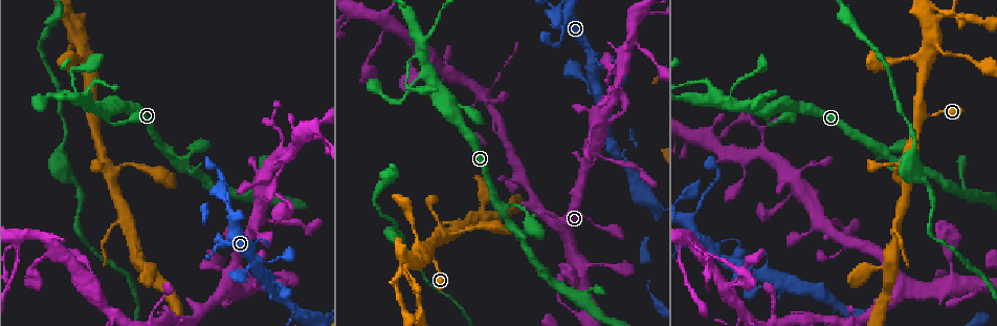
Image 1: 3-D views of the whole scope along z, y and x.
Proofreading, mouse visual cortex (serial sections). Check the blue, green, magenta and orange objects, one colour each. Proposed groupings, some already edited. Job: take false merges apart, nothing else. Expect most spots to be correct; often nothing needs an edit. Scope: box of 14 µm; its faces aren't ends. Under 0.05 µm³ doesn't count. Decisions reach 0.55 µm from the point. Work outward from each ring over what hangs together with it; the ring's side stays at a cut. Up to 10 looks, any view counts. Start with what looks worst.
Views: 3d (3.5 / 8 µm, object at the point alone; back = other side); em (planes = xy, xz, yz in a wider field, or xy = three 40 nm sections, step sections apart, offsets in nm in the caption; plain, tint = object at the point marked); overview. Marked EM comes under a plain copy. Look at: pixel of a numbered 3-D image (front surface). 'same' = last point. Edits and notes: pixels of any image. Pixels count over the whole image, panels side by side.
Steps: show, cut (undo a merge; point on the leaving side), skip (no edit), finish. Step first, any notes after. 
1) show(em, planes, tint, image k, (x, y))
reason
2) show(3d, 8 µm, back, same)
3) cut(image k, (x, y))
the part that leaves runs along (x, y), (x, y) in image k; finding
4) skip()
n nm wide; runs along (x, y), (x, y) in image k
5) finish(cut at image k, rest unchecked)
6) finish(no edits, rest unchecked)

show(3d, 3.5 µm, image 1, (230, 219))
a fork

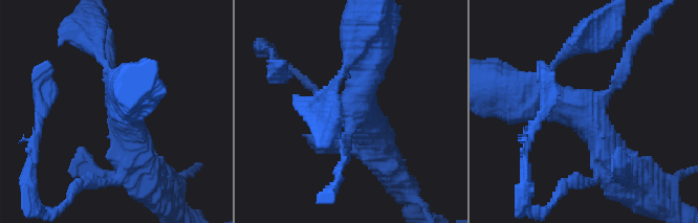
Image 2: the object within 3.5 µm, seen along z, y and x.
show(em, xy, step 5, tint, image 2, (356, 113))
3 arms; arms of 150, 350, 500 nm; now the EM

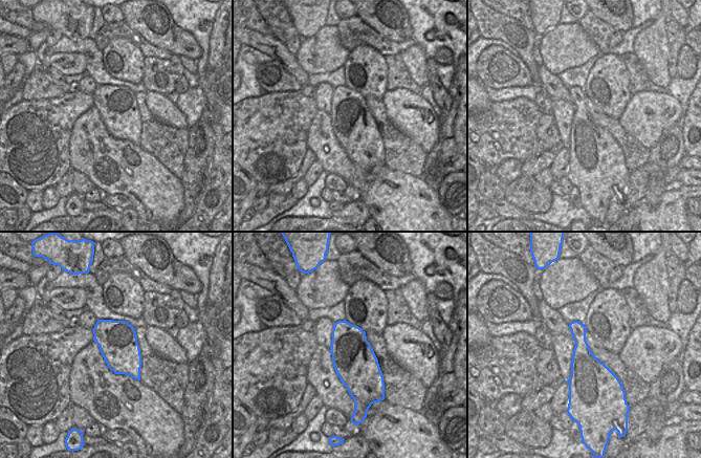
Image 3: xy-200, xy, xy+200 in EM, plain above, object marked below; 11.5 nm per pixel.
show(em, planes, tint, same)

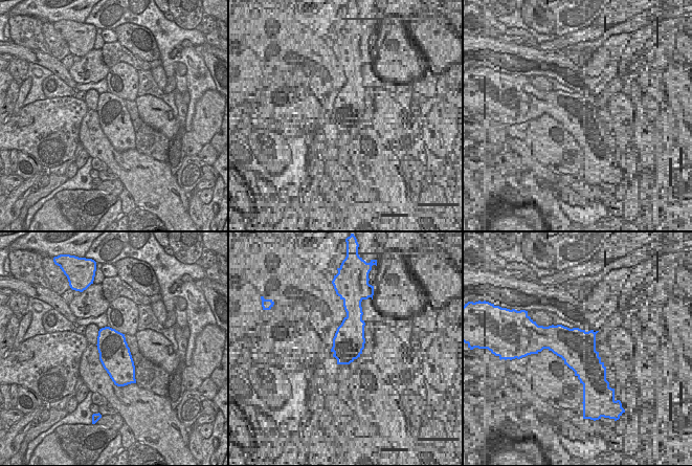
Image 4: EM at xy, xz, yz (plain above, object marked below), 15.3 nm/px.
skip()
480 nm wide; runs along (626, 175), (541, 79) in image 2; all the same cell

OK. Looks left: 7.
show(3d, 3.5 µm, image 1, (347, 19))
calibre changes

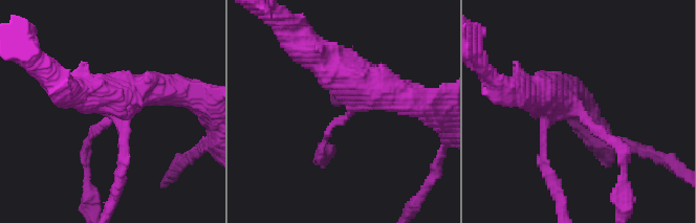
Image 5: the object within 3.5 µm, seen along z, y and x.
show(em, xy, step 5, tint, image 5, (349, 113))
4 arms; arms of 100, 100, 450, 500 nm

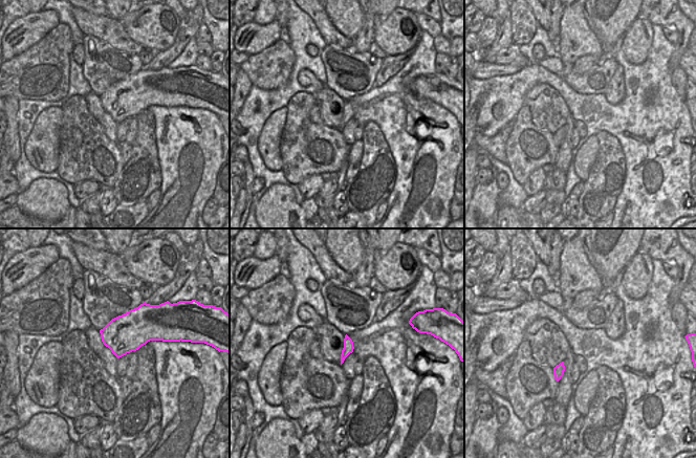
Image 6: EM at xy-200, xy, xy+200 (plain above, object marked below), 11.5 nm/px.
skip()
runs along (565, 90), (555, 96), (624, 155) in image 5; continuous, no second cell

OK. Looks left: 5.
show(3d, 3.5 µm, image 1, (925, 117))
sharp bend

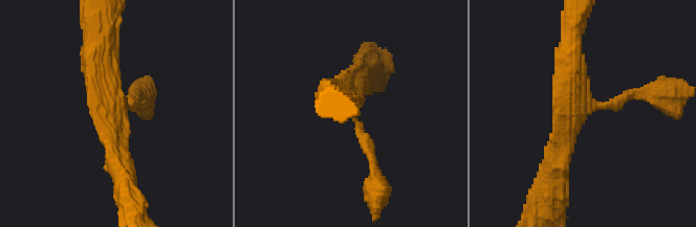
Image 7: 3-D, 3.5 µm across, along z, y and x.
show(em, xy, step 2, tint, image 7, (582, 105))
need the tissue

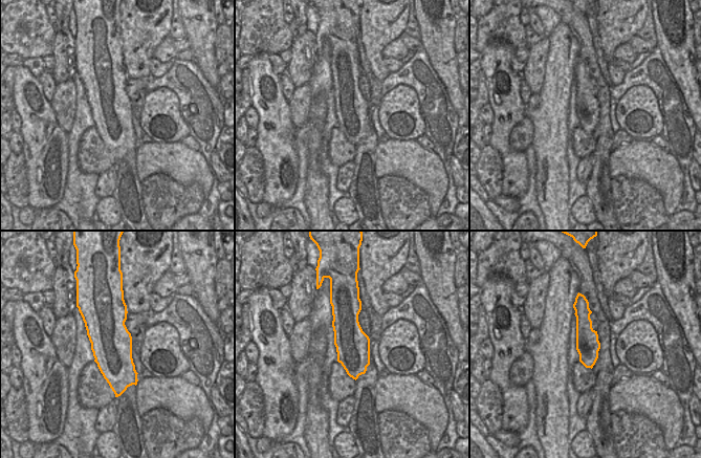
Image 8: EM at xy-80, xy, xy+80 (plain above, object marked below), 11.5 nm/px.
skip()
continuous, no second cell

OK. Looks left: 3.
show(3d, 3.5 µm, image 1, (936, 43))
two arms in line, one across

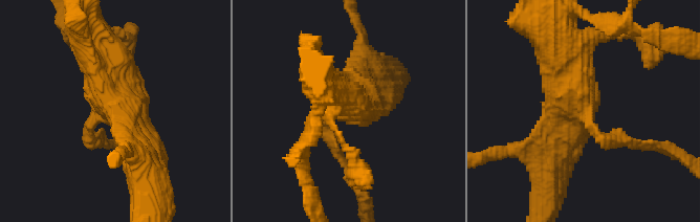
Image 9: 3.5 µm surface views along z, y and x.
show(em, xy, step 5, tint, image 9, (102, 112))
3 arms; arms of 200, 500, 600 nm; shape alone is not enough

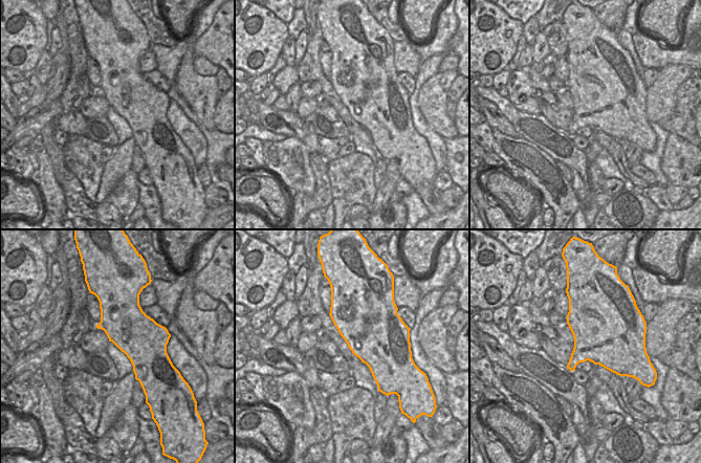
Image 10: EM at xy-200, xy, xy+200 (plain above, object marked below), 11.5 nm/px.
skip()
all the same cell

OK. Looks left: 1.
finish(no edits, rest unchecked)

